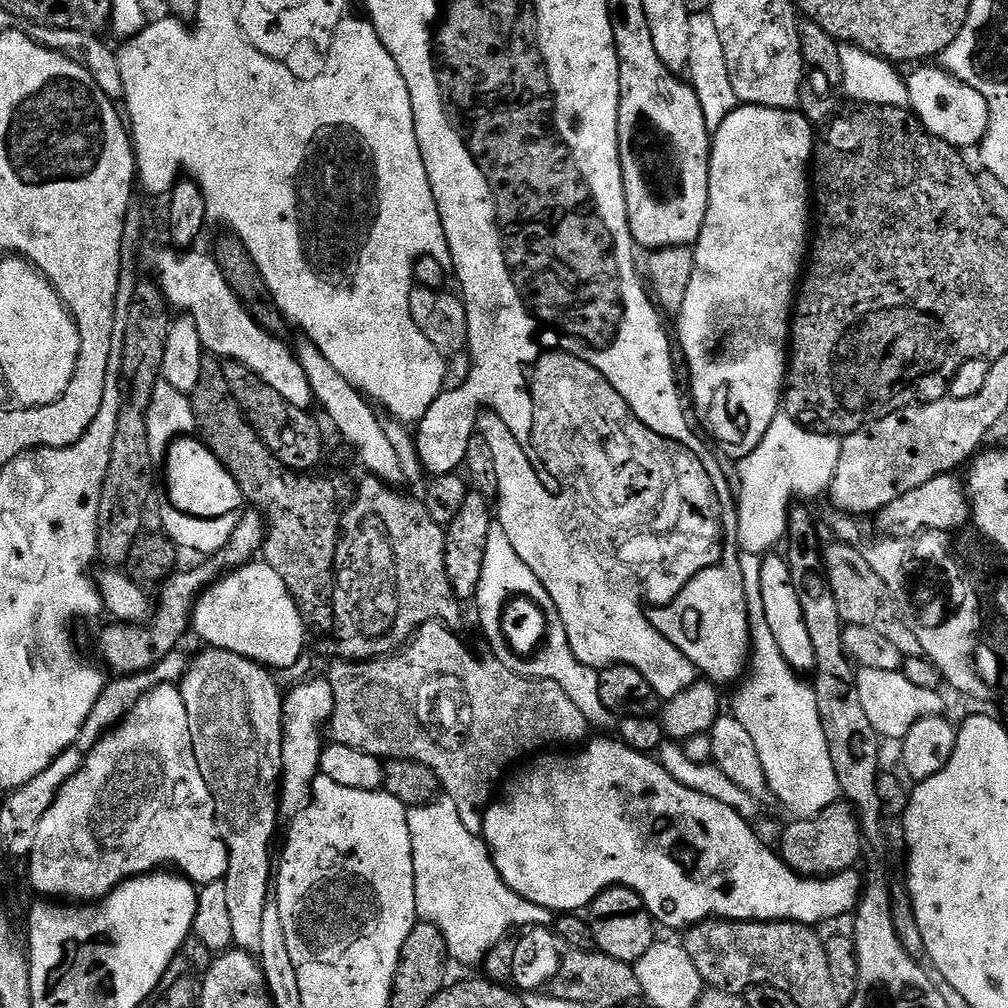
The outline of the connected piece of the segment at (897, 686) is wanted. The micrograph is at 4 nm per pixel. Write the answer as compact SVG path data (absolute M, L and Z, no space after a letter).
M861 668L856 674L856 685L858 698L866 710L866 718L870 718L870 726L874 726L877 736L885 741L903 741L904 736L910 734L910 726L914 726L914 722L939 716L945 711L944 700L939 691L922 690L922 686L914 686L914 682L910 682L910 678L906 678L903 671Z

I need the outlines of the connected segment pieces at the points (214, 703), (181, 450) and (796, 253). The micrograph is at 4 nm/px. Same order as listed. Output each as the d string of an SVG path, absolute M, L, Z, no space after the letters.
M205 647L197 660L189 663L184 679L178 687L182 702L186 702L188 725L192 735L192 758L204 780L207 795L216 817L216 827L228 847L228 873L223 881L226 886L226 903L230 909L230 923L234 929L233 945L253 954L259 953L262 940L262 914L270 904L270 879L274 870L272 839L276 836L276 823L281 823L278 807L278 785L281 781L283 744L282 689L265 665L248 660L221 648Z
M177 438L168 445L164 460L164 480L168 483L168 500L173 509L203 520L231 516L245 503L238 482L218 462L218 458L199 438Z
M740 104L726 117L722 126L712 136L712 157L710 158L710 198L704 225L696 239L694 251L694 274L690 278L690 290L686 290L686 302L678 314L676 332L680 335L678 348L684 351L684 360L688 363L688 376L692 379L692 404L696 407L696 416L704 423L704 428L716 439L715 447L720 447L721 457L729 456L733 462L739 462L755 450L762 442L770 422L782 408L782 393L788 374L790 355L790 321L794 311L794 297L798 292L798 281L802 276L802 265L806 260L806 241L810 236L810 165L814 135L813 121L799 110L787 108L763 108L753 104Z

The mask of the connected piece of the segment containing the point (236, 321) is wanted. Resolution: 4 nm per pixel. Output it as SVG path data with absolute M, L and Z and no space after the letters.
M188 250L180 257L175 251L164 252L156 260L156 272L160 289L173 309L194 318L194 326L198 326L200 340L205 349L224 360L237 360L246 366L266 386L274 386L286 402L308 410L313 407L312 387L296 360L293 349L283 344L283 339L272 336L263 326L244 309L234 290L222 278L222 270L218 270L215 259L211 255L203 256L197 250Z

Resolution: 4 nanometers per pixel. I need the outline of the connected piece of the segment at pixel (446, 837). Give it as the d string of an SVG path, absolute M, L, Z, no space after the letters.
M437 798L430 804L408 808L410 842L414 858L414 894L416 895L416 914L425 924L438 926L448 947L448 955L460 964L476 964L511 928L546 928L553 923L554 913L549 908L526 902L506 886L492 861L488 845L480 836L470 834L458 818L458 806L447 798Z

